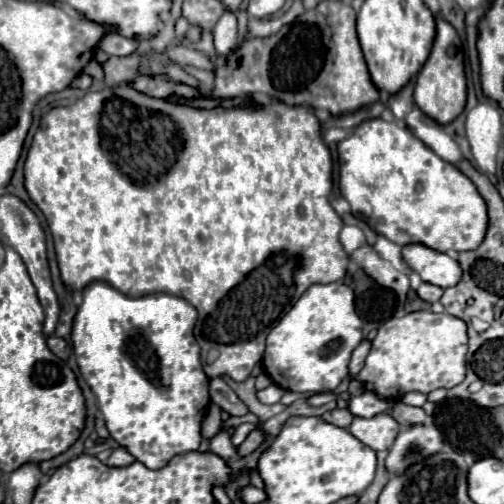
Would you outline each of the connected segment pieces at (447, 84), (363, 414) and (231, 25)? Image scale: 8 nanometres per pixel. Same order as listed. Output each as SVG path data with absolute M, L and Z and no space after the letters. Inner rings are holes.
M437 20L437 34L433 42L433 50L421 68L415 82L415 104L439 124L449 124L455 120L465 108L465 70L463 70L463 48L455 28L447 20Z
M363 392L359 396L353 396L351 402L349 402L349 412L353 416L359 416L359 418L371 418L371 416L377 416L381 412L385 412L387 408L391 408L393 402L391 400L381 400L377 394L373 392Z
M224 13L215 25L213 31L215 54L221 56L223 52L233 52L239 46L237 40L237 16L233 13Z

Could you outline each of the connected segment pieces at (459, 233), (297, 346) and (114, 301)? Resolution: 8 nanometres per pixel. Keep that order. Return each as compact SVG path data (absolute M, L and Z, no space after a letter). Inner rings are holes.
M373 118L361 122L345 140L337 144L339 152L339 190L349 202L355 218L369 224L369 228L387 240L405 246L411 242L427 244L439 252L475 250L487 230L487 206L475 184L461 174L453 164L439 158L401 122L387 122Z
M343 282L313 284L269 332L263 370L283 390L301 394L331 392L349 374L347 364L351 352L363 340L361 328L363 322L357 316L351 286Z
M93 282L83 290L83 306L75 316L73 352L85 382L97 396L107 430L119 446L151 470L163 468L173 456L197 450L201 444L201 420L209 406L209 378L203 372L199 344L193 336L195 322L197 310L179 296L147 294L131 298L105 282Z

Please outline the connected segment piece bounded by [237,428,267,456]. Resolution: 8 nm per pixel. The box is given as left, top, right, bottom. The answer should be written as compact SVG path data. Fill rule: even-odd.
M255 428L255 430L245 438L245 442L243 442L241 446L237 446L237 454L239 454L239 456L247 456L247 454L251 454L253 450L257 450L265 440L267 440L267 434L263 432L263 428Z

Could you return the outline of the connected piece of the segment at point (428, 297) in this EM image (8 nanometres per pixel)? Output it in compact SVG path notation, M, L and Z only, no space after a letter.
M423 282L423 284L417 288L417 294L419 294L419 298L421 298L421 300L425 300L425 302L431 302L431 304L433 304L433 302L437 302L437 300L441 298L443 288Z

